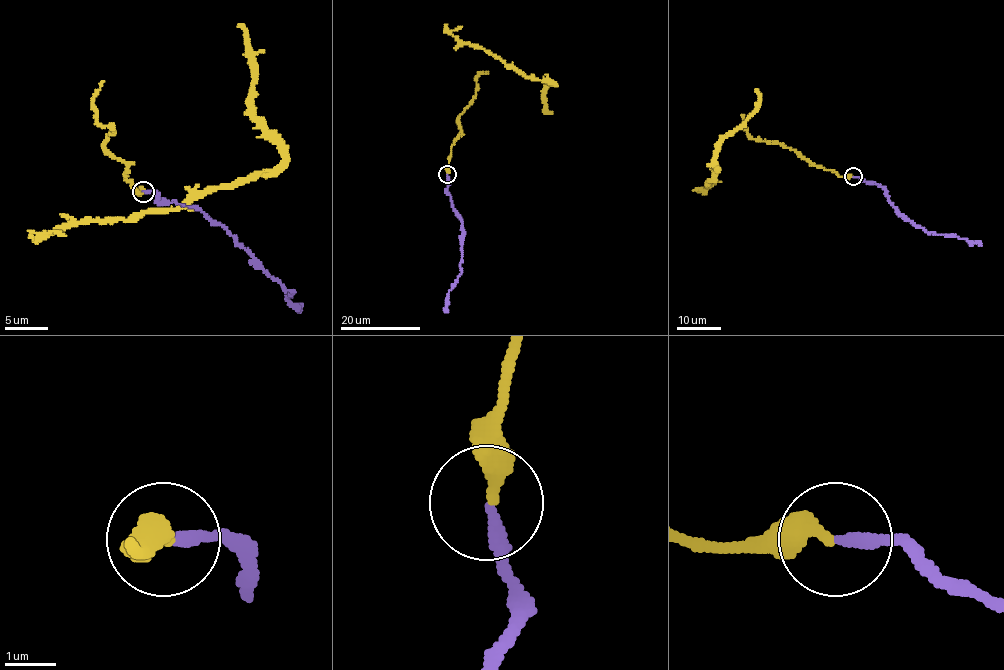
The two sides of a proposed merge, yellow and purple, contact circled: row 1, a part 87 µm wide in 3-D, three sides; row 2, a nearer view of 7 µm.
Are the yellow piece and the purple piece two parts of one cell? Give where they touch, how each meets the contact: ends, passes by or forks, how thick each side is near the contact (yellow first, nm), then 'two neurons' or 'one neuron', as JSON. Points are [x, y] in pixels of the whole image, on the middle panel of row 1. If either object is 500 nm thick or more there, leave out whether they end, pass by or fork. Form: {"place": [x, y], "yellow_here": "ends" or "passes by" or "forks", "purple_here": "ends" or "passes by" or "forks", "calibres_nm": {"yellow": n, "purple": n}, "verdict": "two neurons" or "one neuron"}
{"place": [447, 174], "yellow_here": "ends", "purple_here": "ends", "calibres_nm": {"yellow": 420, "purple": 200}, "verdict": "one neuron"}

